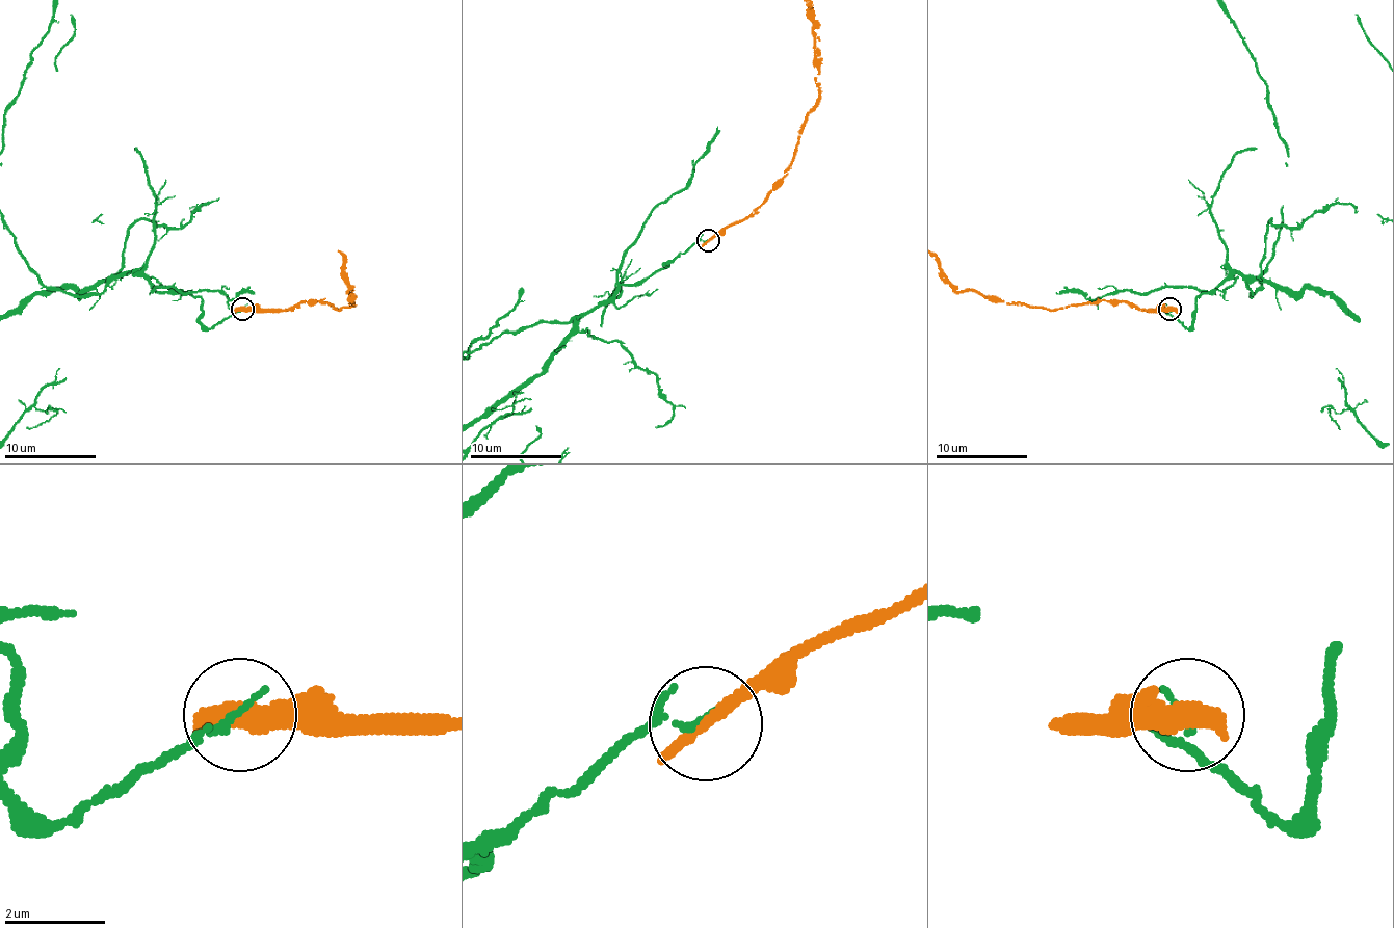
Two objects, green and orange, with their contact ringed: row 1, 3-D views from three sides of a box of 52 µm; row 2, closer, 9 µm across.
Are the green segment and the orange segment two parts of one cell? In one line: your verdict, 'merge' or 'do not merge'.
do not merge

